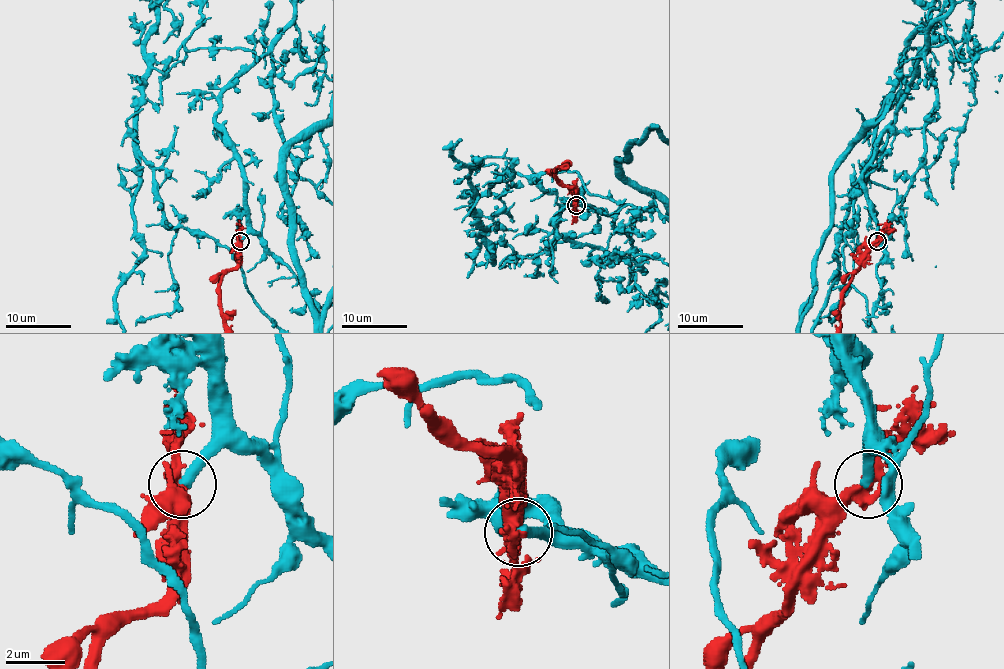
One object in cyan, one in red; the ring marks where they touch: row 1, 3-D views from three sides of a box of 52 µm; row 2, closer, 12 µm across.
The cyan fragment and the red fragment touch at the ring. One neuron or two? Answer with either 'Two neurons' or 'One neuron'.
One neuron

